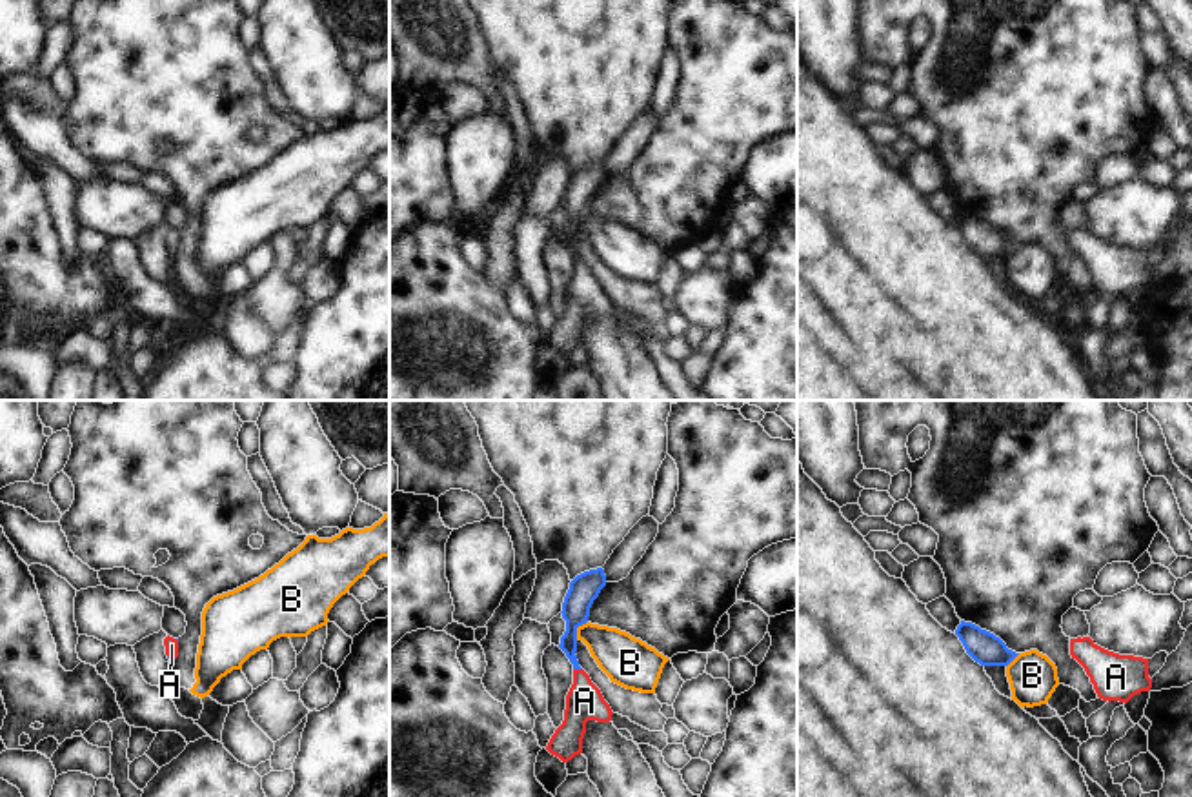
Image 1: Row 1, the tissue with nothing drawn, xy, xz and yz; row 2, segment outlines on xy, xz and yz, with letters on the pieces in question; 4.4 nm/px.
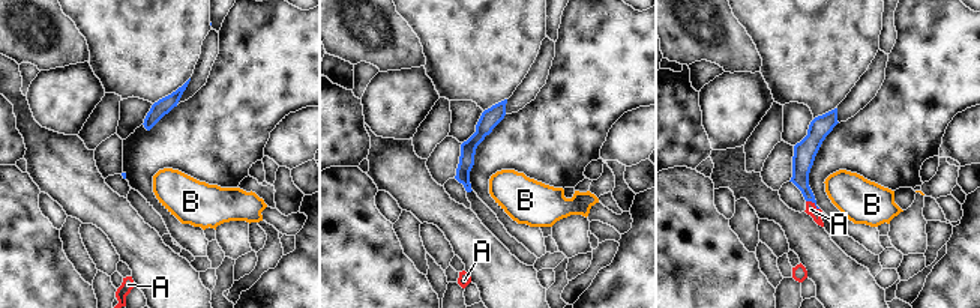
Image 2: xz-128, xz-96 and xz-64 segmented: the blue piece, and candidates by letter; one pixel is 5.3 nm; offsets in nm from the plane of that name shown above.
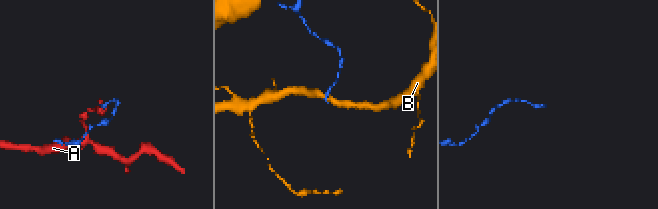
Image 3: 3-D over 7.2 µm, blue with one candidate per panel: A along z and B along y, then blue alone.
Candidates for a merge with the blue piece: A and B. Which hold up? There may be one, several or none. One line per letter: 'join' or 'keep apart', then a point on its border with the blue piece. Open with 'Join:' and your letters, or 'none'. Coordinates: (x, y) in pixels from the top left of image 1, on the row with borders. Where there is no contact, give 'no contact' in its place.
Join: A
A: join; meets blue in xz at (577, 668)
B: keep apart; meets blue in xz at (575, 630)

